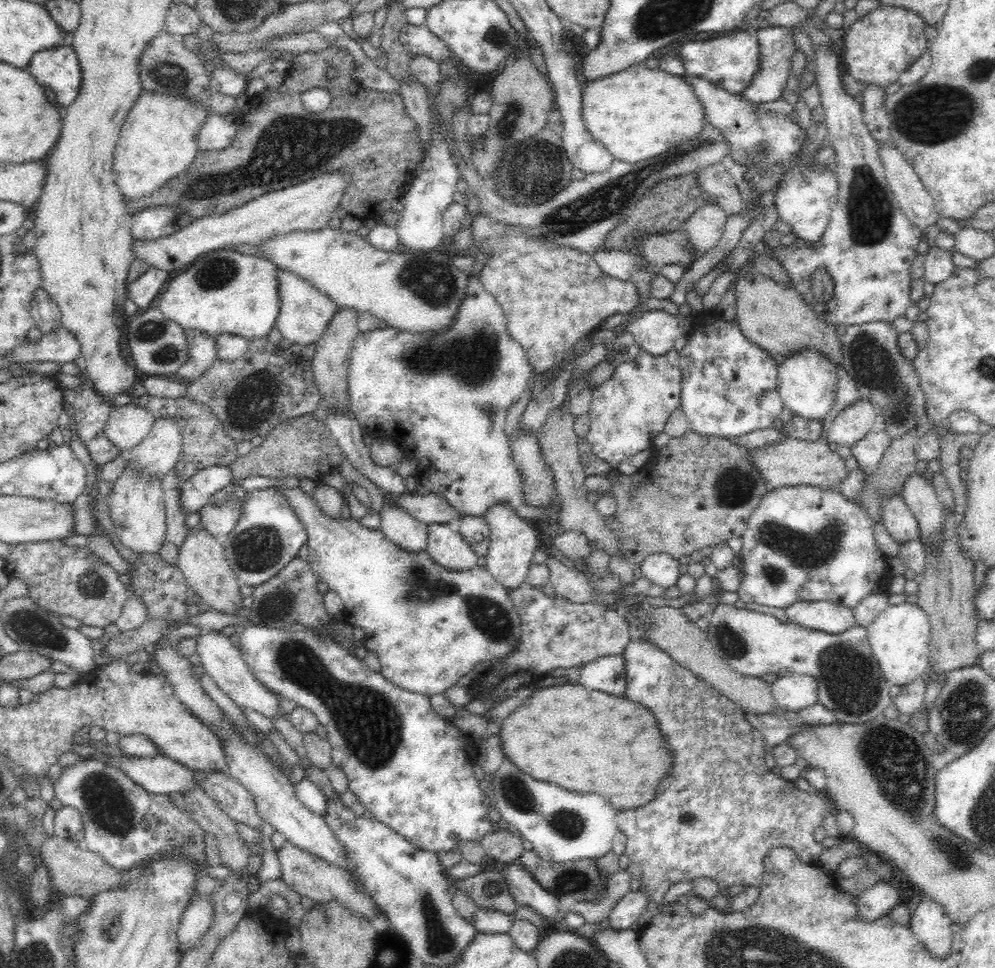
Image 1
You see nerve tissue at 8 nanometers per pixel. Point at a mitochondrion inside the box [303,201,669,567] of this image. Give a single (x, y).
(472, 357)

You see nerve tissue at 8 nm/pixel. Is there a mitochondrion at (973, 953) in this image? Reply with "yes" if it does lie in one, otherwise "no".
no

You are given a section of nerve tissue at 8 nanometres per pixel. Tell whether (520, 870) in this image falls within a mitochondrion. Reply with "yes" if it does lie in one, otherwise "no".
no

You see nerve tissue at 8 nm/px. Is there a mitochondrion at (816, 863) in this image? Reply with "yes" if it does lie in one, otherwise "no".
no

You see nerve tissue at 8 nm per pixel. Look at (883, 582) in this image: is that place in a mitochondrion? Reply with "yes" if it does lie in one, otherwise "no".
no

